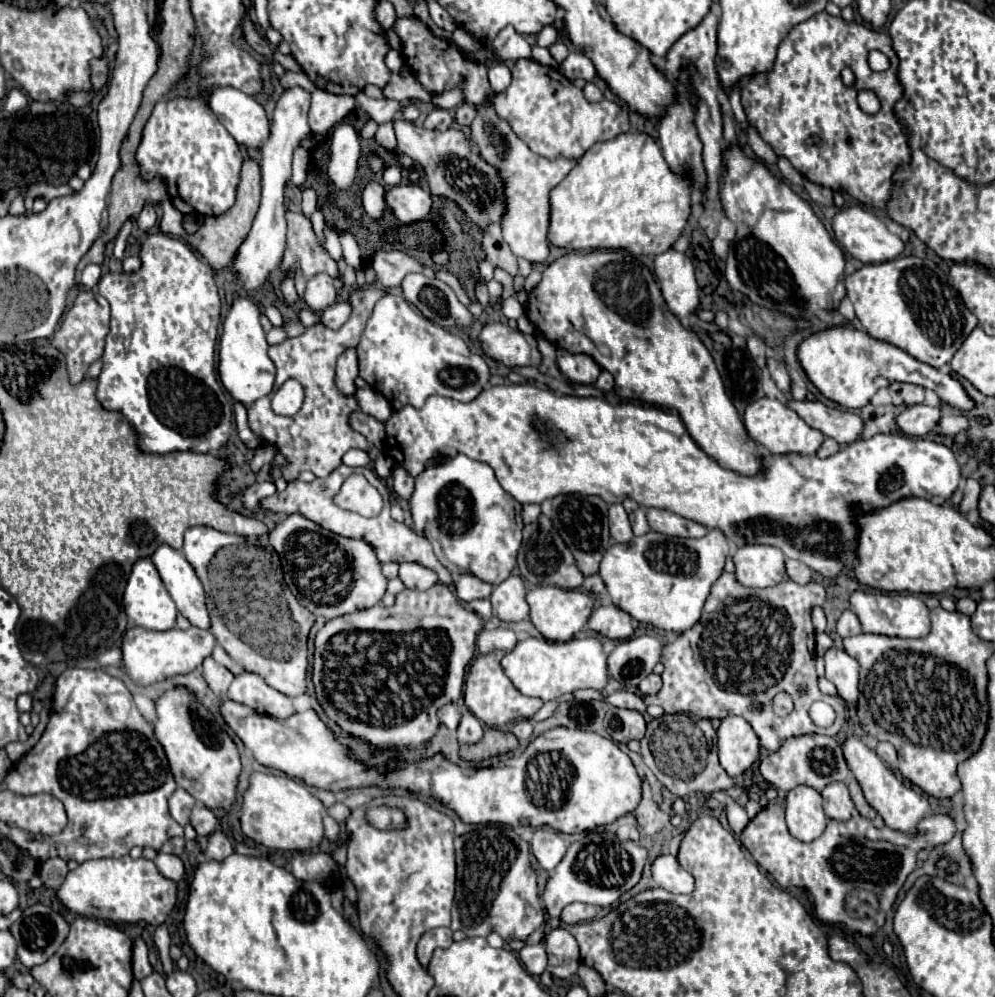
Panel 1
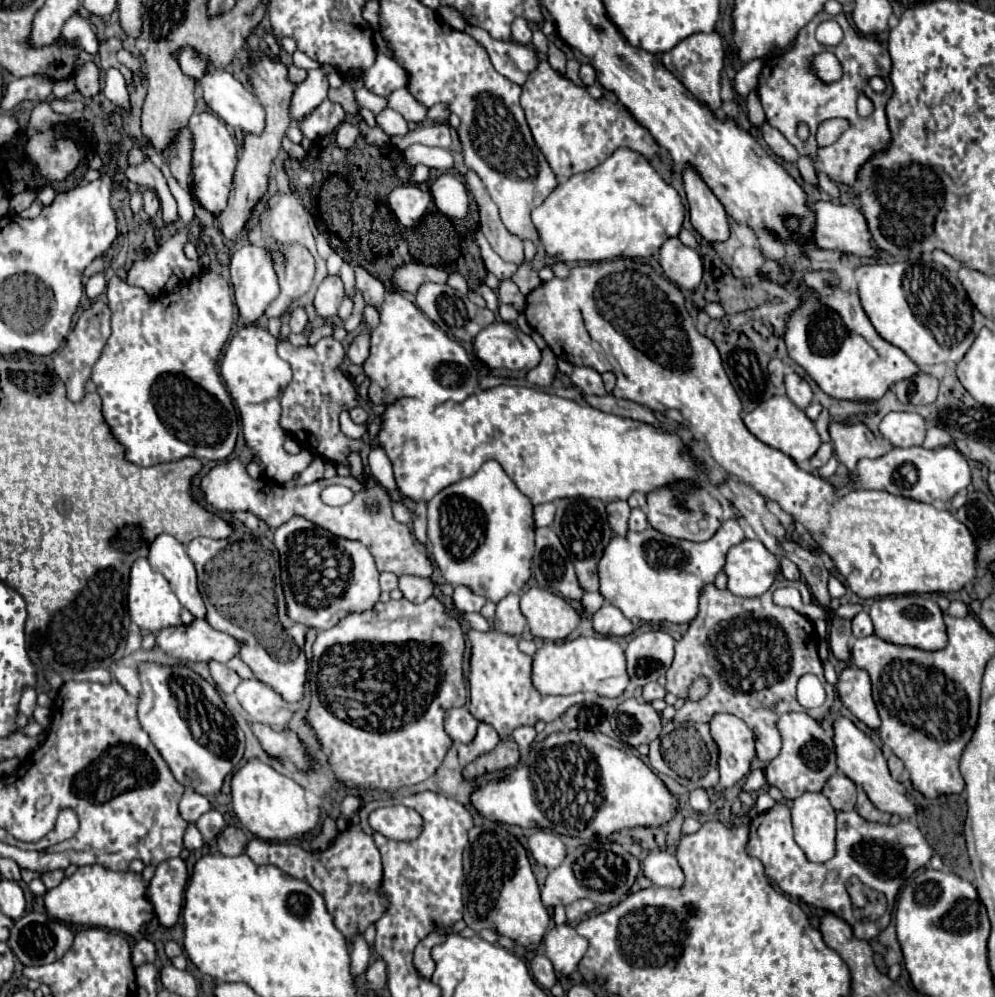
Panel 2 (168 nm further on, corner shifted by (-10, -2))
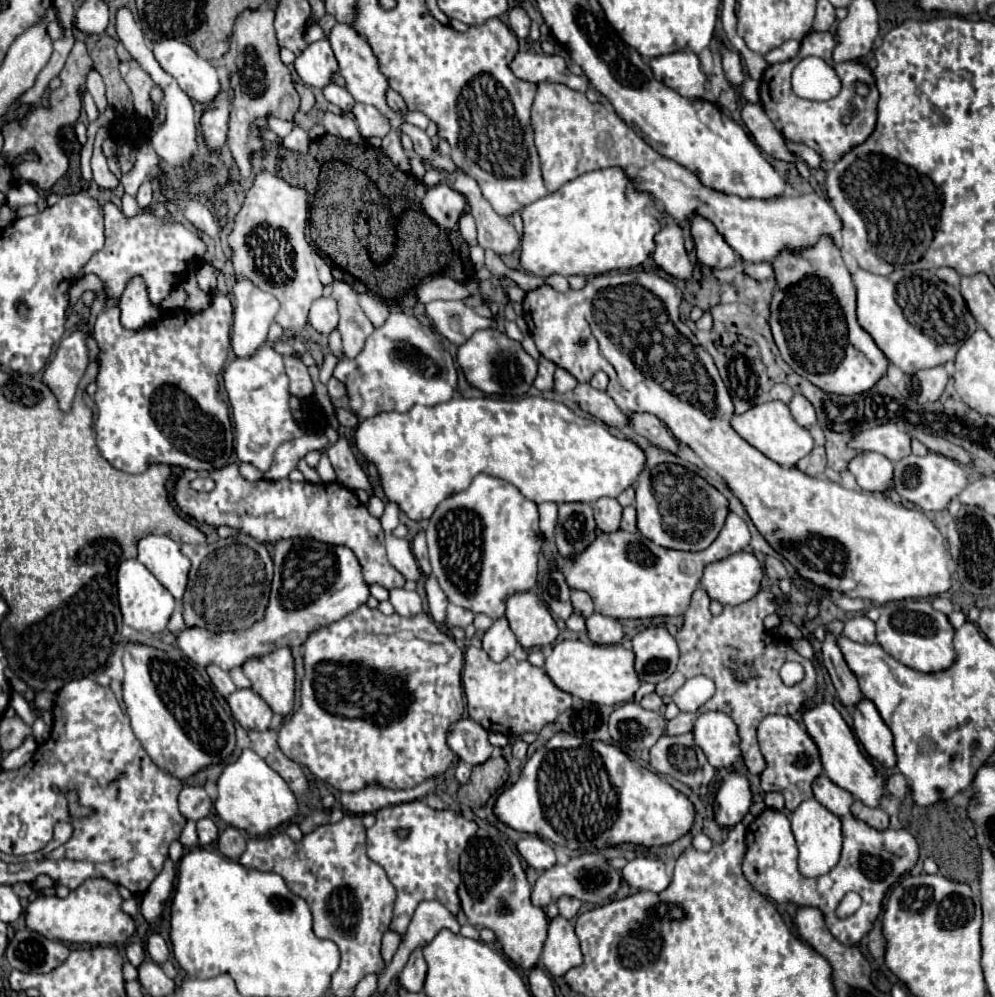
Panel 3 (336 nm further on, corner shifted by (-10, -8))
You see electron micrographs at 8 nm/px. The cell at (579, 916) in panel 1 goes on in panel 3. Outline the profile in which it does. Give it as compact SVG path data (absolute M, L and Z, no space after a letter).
M559 897L557 899L557 907L559 907L559 915L565 919L573 919L579 913L581 901L575 897Z

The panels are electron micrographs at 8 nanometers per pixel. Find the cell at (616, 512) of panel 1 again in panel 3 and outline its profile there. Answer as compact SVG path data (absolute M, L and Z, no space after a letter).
M601 497L593 503L593 513L595 513L595 523L599 531L613 533L619 529L619 517L621 517L623 507L609 497Z

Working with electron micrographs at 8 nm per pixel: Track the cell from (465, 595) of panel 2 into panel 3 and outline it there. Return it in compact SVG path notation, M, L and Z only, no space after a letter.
M449 605L447 607L447 617L445 617L445 627L447 629L455 629L455 627L461 627L465 629L467 625L473 623L473 613L467 611L467 609L459 609L457 605Z

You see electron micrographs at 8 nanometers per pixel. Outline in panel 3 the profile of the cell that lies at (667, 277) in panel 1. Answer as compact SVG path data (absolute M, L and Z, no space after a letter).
M671 221L665 223L661 227L661 231L655 235L653 261L677 279L689 279L691 277L693 267L687 259L685 247L683 247L683 231L677 223L671 223Z

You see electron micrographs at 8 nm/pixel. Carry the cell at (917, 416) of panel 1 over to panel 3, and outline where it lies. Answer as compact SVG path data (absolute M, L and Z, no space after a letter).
M891 423L861 431L861 433L853 435L847 445L857 451L881 453L893 463L901 461L903 457L907 457L911 453L911 437Z

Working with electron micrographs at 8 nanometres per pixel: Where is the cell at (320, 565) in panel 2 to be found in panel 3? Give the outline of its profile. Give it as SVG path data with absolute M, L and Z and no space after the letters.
M283 539L275 545L273 563L275 575L261 621L255 621L243 631L211 633L207 629L191 627L177 635L179 649L193 663L203 667L215 663L229 671L243 665L247 659L263 657L277 647L303 645L313 629L343 619L347 613L361 607L369 597L369 587L363 581L359 561L347 547L325 545L315 539Z

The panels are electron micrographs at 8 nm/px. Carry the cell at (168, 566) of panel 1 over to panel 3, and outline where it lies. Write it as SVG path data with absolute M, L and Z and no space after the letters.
M147 535L137 543L137 561L169 589L175 601L181 601L191 563L179 551L179 543L171 541L167 535Z

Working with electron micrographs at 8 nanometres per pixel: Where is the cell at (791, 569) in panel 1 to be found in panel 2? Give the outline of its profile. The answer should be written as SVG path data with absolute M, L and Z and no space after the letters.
M781 559L781 573L785 575L785 579L789 579L789 581L799 581L801 579L801 573L799 573L799 569L797 569L797 565L793 563L793 561L789 561L789 559Z

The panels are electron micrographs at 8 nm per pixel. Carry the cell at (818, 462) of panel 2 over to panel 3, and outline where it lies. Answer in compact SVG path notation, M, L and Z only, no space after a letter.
M815 447L809 455L805 455L803 459L799 459L797 469L801 469L801 471L803 471L803 473L807 473L807 475L817 477L817 475L821 475L821 473L823 473L825 465L827 465L825 449L823 449L823 447Z

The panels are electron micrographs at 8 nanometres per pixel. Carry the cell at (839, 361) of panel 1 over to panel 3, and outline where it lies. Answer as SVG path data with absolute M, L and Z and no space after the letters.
M821 235L811 247L791 253L783 249L773 259L777 287L771 299L769 325L783 361L827 393L863 393L887 373L887 357L859 327L855 315L855 285L831 235Z

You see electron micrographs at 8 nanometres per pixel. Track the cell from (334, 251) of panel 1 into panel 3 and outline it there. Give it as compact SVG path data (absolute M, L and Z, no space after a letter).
M333 283L333 299L339 307L337 329L343 339L343 351L347 357L357 357L359 349L363 349L363 341L373 333L373 325L359 307L357 293L347 283Z

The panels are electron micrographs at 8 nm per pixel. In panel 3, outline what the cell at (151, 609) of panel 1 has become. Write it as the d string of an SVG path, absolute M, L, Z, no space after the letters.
M127 559L127 561L119 563L119 567L117 567L117 599L119 599L123 623L137 631L147 631L147 633L165 631L167 621L175 609L173 595L137 559Z

